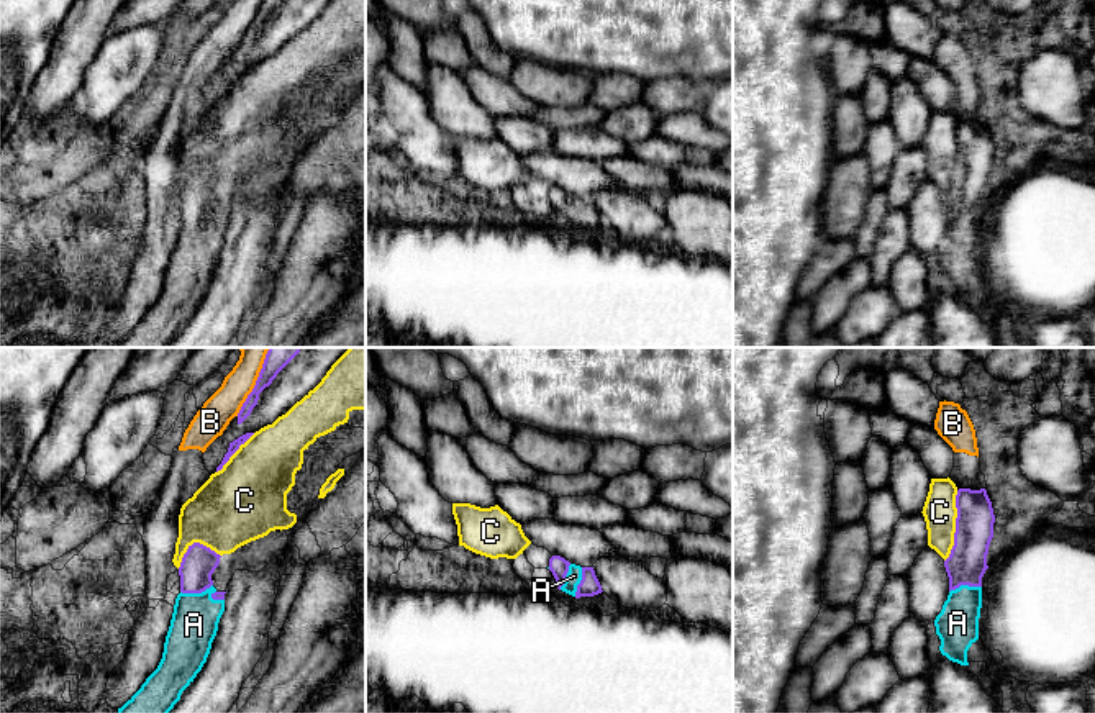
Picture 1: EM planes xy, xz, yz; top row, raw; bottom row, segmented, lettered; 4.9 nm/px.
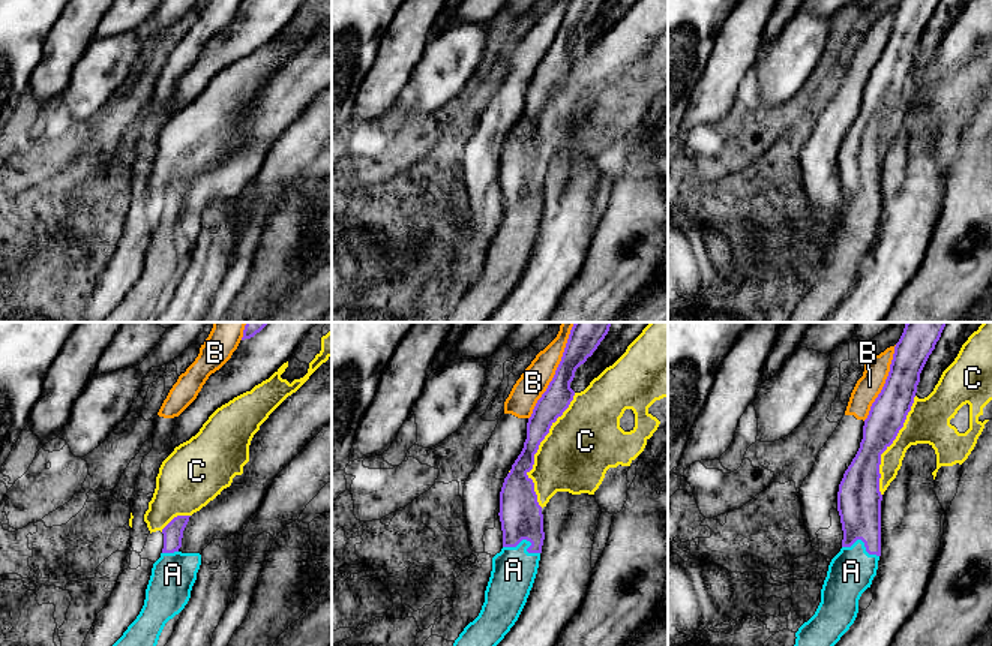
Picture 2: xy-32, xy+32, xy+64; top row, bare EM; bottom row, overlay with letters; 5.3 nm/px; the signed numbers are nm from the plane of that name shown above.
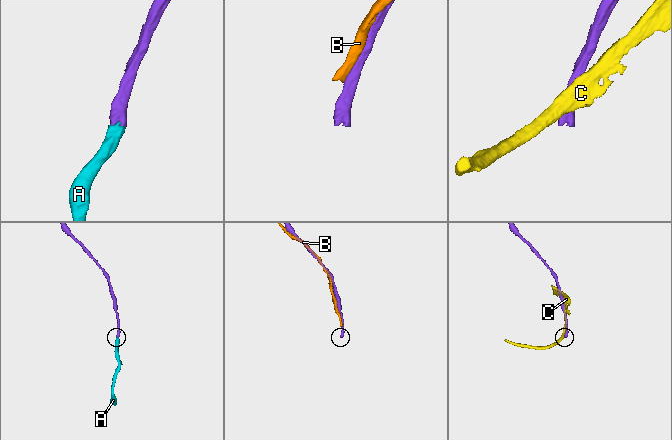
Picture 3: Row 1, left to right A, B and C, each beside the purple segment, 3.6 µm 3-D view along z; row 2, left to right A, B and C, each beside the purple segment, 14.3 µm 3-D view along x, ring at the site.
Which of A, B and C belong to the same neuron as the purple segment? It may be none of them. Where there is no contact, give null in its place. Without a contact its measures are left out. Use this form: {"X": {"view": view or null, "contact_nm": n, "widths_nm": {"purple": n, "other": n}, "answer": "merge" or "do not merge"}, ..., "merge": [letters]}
{"A": {"view": "xy", "contact_nm": 170, "widths_nm": {"purple": 170, "other": 240}, "answer": "merge"}, "B": {"view": "xy", "contact_nm": 280, "widths_nm": {"purple": 80, "other": 160}, "answer": "do not merge"}, "C": {"view": "yz", "contact_nm": 360, "widths_nm": {"purple": 190, "other": 170}, "answer": "do not merge"}, "merge": ["A"]}

